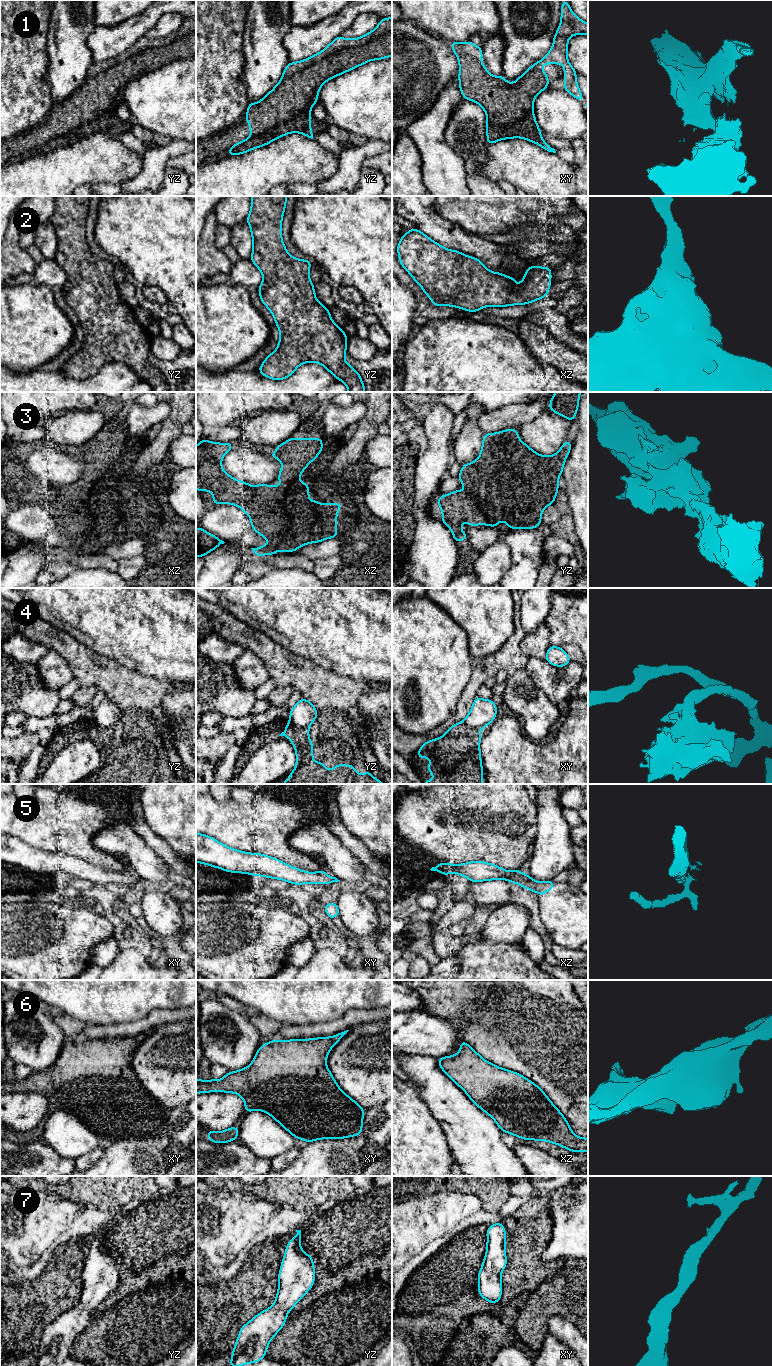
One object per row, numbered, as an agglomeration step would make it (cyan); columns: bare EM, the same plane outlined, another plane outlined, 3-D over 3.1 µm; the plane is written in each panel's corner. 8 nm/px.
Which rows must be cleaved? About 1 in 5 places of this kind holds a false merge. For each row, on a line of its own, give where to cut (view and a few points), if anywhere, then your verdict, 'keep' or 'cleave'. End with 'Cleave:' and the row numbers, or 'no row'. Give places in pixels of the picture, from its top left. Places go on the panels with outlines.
1: no cut; keep
2: no cut; keep
3: no cut; keep
4: cut in yz along (288, 723), (294, 726), (308, 727); cleave
5: no cut; keep
6: no cut; keep
7: no cut; keep
Cleave: 4

